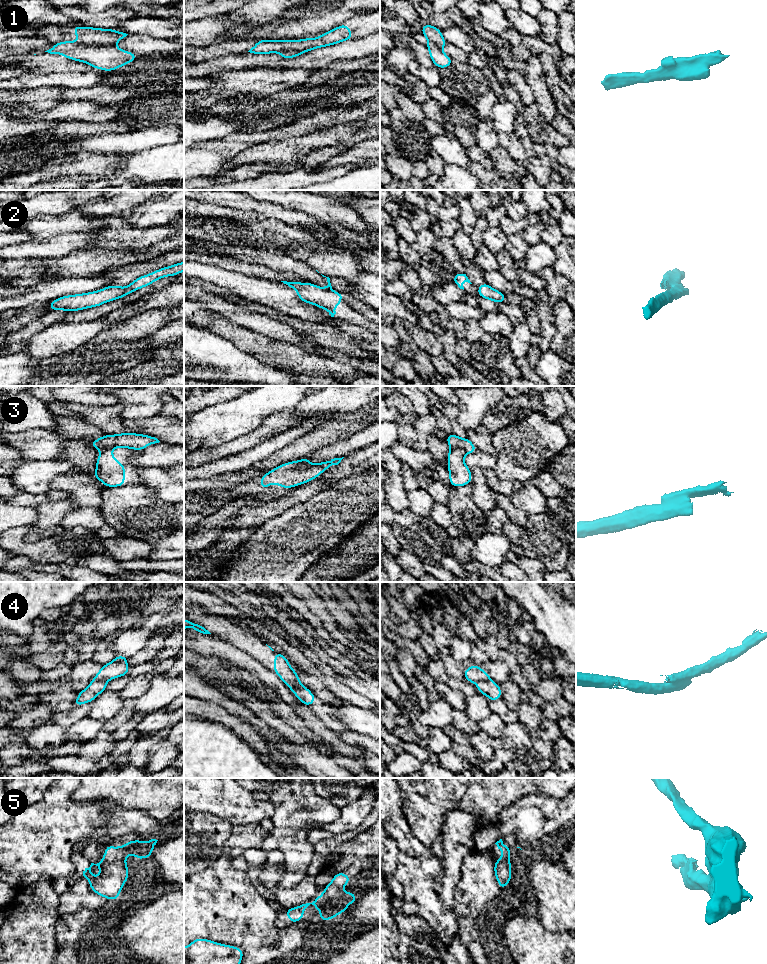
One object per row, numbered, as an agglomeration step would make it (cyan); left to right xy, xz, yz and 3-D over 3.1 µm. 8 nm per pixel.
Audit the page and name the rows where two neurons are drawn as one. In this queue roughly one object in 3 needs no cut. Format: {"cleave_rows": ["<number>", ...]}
{"cleave_rows": ["1", "2", "3", "4"]}

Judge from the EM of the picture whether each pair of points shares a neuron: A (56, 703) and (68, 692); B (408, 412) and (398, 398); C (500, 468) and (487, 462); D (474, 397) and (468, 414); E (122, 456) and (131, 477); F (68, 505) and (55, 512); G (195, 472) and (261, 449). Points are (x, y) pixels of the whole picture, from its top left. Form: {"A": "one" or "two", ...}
{"A": "one", "B": "one", "C": "two", "D": "one", "E": "one", "F": "one", "G": "one"}

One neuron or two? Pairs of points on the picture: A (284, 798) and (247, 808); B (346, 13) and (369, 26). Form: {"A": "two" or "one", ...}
{"A": "two", "B": "two"}

